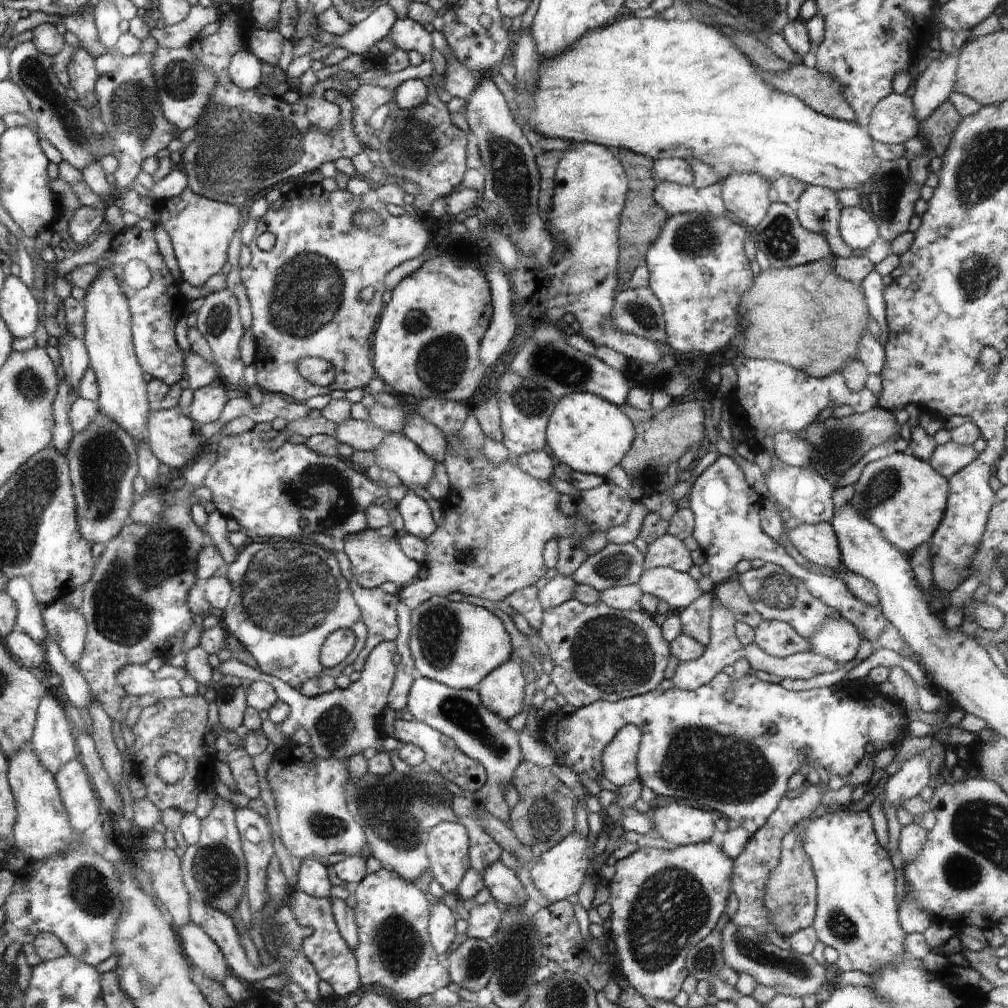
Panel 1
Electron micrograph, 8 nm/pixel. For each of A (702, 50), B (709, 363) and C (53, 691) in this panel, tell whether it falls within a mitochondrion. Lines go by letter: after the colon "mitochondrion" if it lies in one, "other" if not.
A: other
B: other
C: other

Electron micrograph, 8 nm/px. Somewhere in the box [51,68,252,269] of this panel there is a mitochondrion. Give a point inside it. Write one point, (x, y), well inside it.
(134, 109)

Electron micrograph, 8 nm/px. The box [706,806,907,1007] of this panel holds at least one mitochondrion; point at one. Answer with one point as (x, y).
(750, 949)

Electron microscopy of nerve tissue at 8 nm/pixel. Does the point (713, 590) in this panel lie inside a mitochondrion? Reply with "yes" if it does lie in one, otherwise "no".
no

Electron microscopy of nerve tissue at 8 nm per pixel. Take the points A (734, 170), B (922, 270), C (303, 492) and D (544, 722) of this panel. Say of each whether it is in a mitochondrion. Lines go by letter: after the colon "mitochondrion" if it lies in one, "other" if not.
A: other
B: other
C: mitochondrion
D: other

